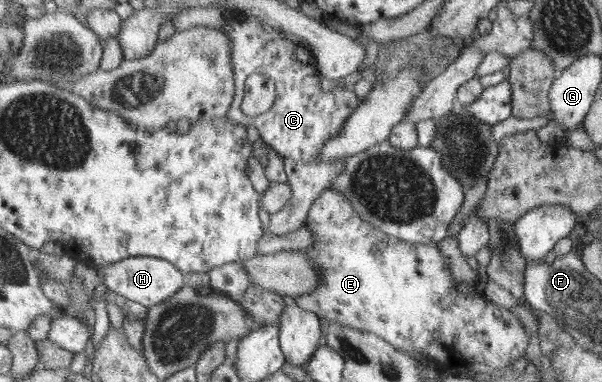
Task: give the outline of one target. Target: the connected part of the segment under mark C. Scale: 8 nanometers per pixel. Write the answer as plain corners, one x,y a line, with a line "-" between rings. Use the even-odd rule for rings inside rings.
233,16
230,25
222,27
233,42
235,97
228,119
245,127
252,124
264,142
283,158
316,161
326,143
344,130
346,120
351,118
361,100
352,89
345,87
323,92
317,57
310,49
298,43
295,37
282,33
280,29
262,25
261,22
258,16
-
254,73
270,76
276,82
277,90
272,109
258,117
247,116
242,108
246,81

